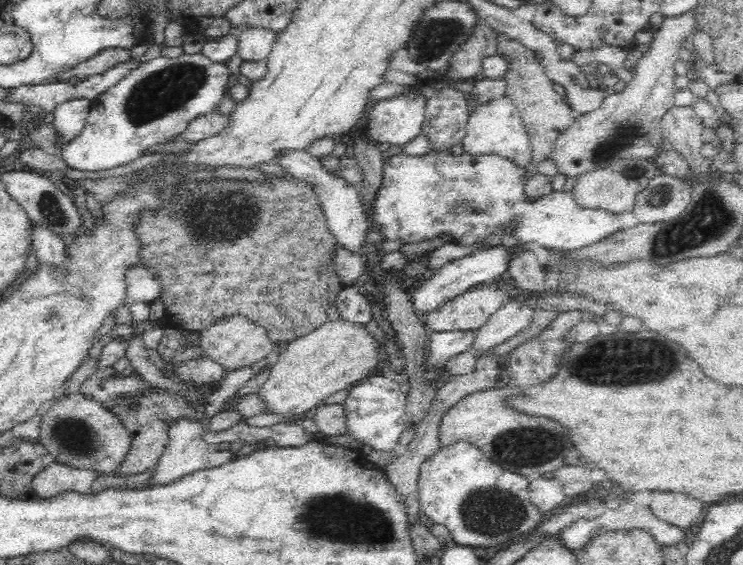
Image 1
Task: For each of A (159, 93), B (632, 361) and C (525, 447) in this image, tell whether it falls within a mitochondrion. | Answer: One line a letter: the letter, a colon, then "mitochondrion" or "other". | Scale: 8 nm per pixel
A: mitochondrion
B: mitochondrion
C: mitochondrion

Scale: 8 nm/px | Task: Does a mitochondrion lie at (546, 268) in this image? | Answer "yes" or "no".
no

